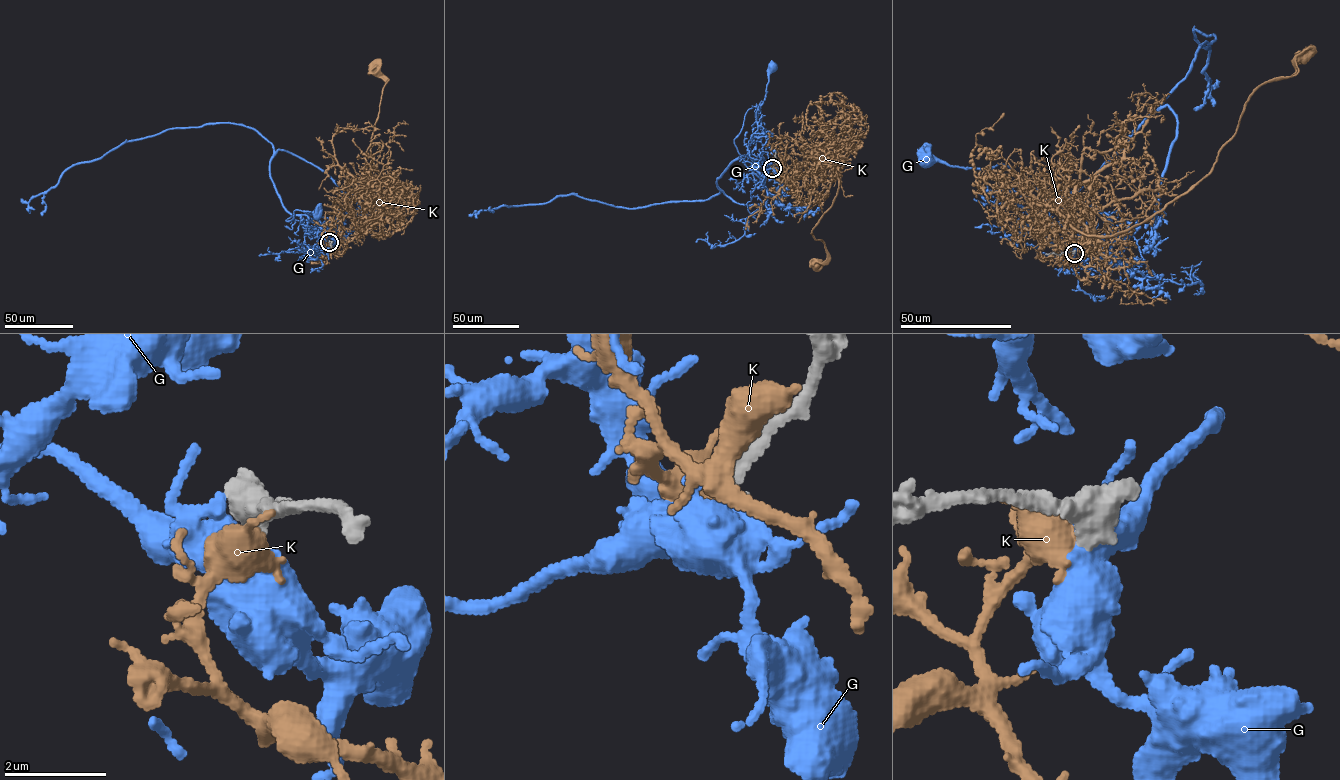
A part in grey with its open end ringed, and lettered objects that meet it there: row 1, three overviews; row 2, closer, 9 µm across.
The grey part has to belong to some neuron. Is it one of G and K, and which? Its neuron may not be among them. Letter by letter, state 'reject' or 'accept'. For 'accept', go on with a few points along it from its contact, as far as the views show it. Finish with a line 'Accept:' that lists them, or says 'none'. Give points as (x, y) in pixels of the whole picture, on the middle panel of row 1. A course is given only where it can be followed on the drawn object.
G: reject
K: reject
Accept: none

